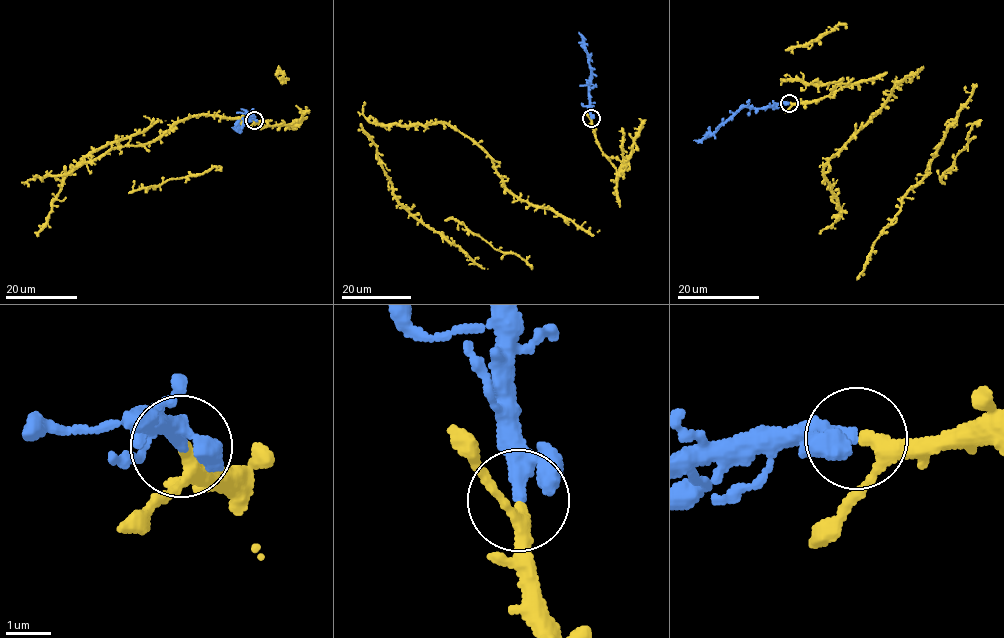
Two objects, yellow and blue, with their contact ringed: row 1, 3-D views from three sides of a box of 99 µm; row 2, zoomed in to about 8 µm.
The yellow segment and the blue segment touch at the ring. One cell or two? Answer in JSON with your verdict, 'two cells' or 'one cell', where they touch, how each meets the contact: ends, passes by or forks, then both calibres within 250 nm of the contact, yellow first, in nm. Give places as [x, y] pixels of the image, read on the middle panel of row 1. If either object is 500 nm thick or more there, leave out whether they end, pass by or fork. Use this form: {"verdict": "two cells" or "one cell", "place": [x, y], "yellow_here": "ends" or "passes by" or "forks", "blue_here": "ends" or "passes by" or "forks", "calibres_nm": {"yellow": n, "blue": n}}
{"verdict": "one cell", "place": [591, 118], "yellow_here": "passes by", "blue_here": "passes by", "calibres_nm": {"yellow": 260, "blue": 240}}

